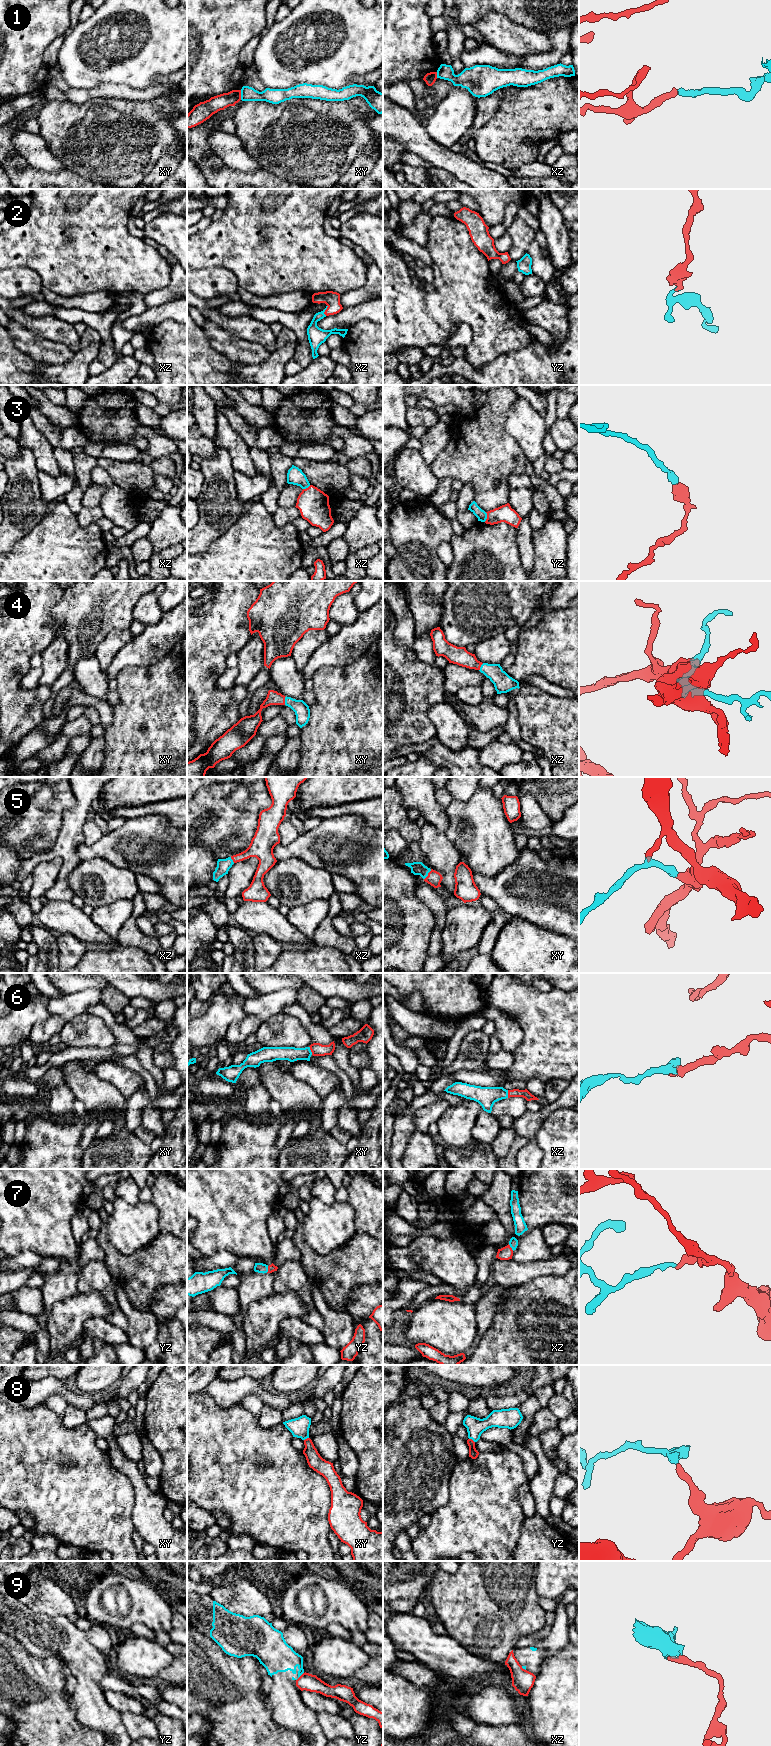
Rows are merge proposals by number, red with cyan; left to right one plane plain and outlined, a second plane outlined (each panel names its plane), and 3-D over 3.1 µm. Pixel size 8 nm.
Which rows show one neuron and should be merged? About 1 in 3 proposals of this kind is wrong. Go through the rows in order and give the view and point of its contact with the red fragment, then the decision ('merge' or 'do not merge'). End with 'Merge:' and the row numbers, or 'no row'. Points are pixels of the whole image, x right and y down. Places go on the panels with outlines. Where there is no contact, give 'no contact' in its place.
1: xy (240, 95) | do not merge
2: xz (325, 310) | merge
3: yz (487, 517) | merge
4: xy (284, 700) | merge
5: xy (428, 874) | merge
6: xy (310, 1049) | merge
7: yz (268, 1269) | merge
8: yz (472, 1440) | merge
9: yz (300, 1676) | do not merge
Merge: 2, 3, 4, 5, 6, 7, 8

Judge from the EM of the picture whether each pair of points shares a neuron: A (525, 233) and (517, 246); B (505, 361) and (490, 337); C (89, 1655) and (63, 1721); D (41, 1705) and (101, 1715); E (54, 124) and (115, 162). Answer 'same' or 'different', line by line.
A: same
B: different
C: different
D: different
E: same

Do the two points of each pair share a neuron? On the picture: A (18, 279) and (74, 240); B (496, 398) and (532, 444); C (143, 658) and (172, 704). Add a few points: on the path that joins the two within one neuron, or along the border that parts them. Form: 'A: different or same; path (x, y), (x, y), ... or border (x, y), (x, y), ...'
A: different; border (10, 267), (33, 269), (38, 274), (43, 287)
B: different; border (518, 397), (506, 420), (506, 432), (510, 436)
C: different; border (168, 653), (148, 666), (125, 668)

